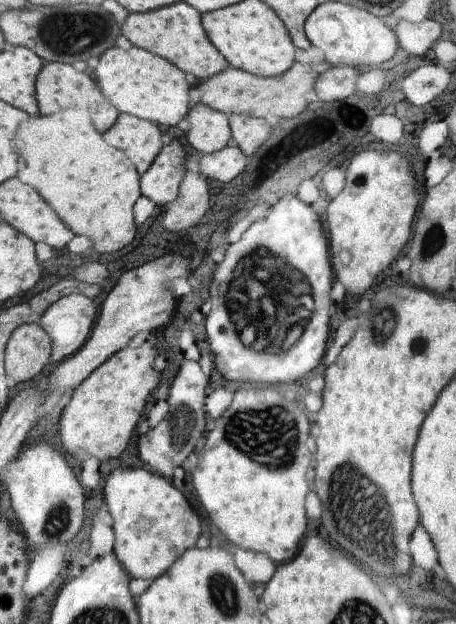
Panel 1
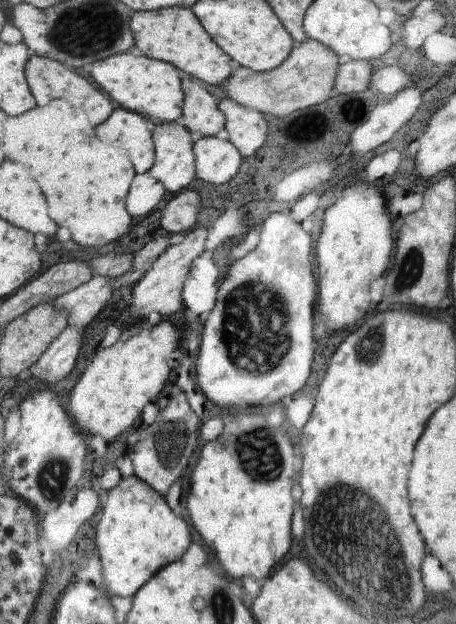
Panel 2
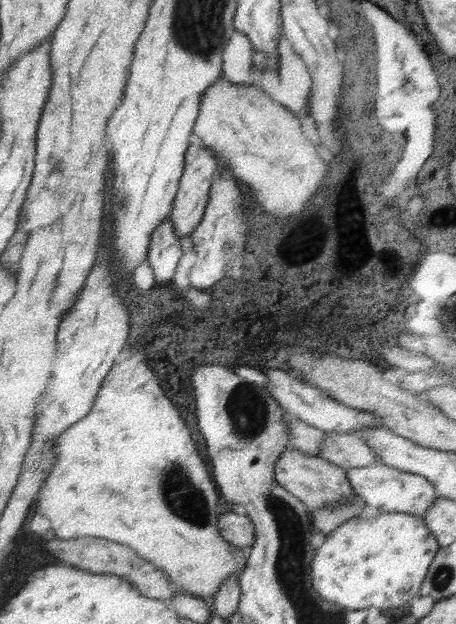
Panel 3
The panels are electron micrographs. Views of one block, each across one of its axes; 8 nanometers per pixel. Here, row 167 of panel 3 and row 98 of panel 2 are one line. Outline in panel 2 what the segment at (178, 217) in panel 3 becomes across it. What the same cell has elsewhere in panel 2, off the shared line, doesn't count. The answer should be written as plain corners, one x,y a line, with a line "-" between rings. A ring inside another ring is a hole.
190,79
181,80
184,104
180,117
190,132
204,136
216,136
224,129
226,117
219,109
217,98

